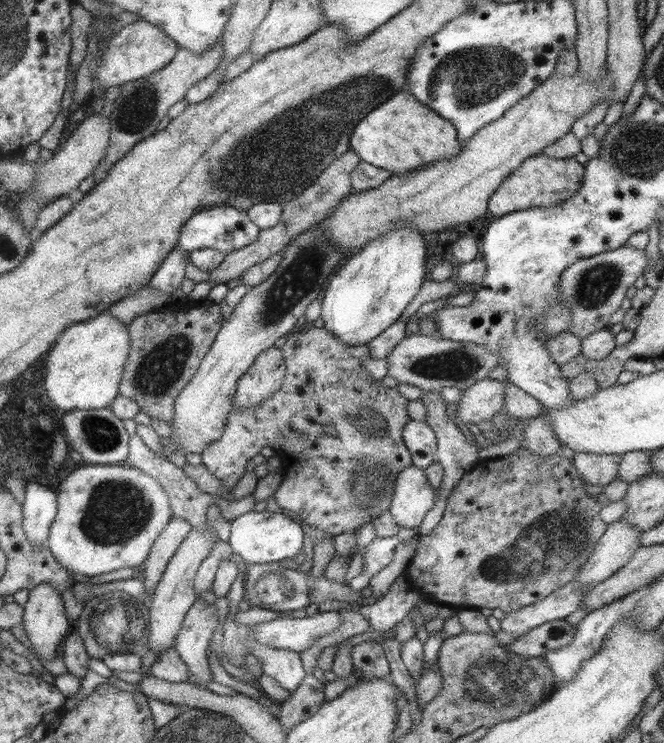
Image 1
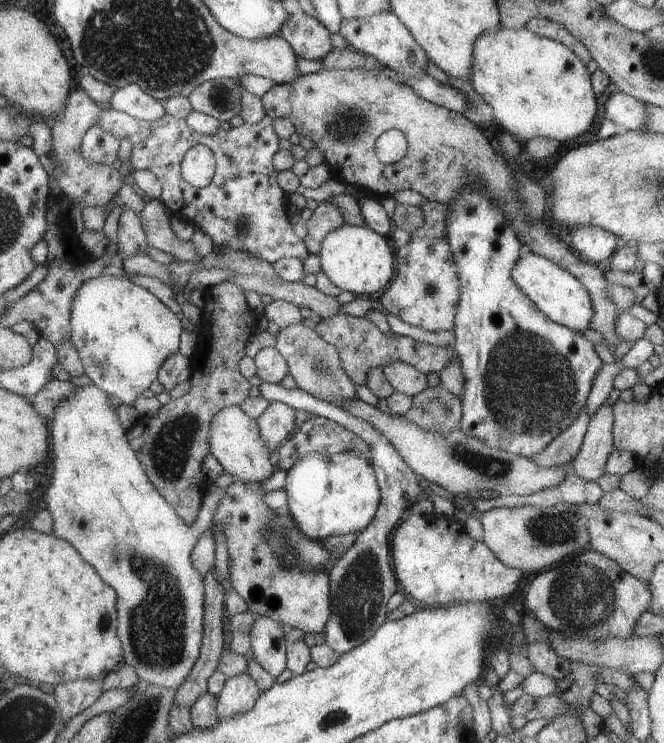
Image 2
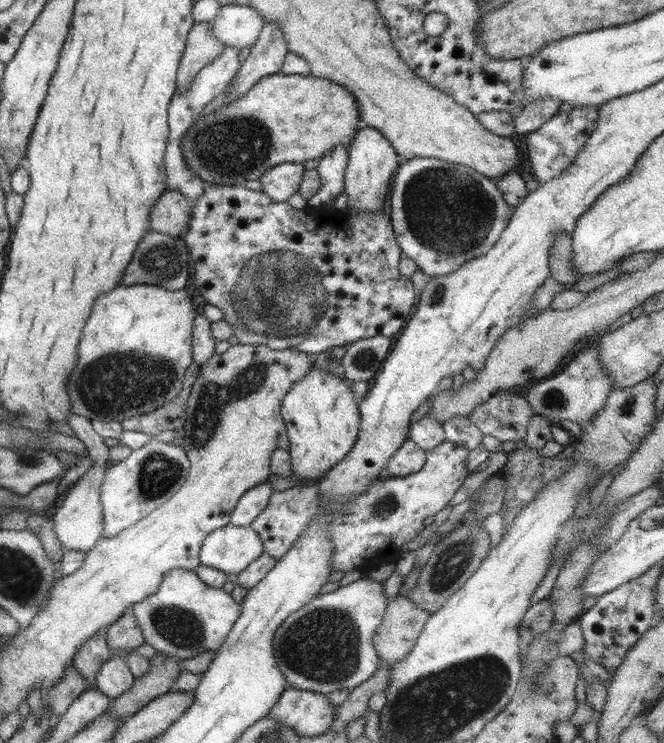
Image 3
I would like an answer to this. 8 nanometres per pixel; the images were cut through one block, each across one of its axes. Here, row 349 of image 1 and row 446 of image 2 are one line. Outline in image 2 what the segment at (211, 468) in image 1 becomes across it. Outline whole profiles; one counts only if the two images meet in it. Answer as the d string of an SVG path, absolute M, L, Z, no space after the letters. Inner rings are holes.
M311 416L303 420L299 426L299 430L293 434L293 437L285 441L282 448L277 450L275 456L276 467L286 471L290 466L293 466L296 459L299 459L307 453L317 453L321 454L321 456L333 456L333 454L339 454L340 452L355 452L355 454L359 454L359 456L363 456L365 460L371 462L371 450L369 450L369 446L365 444L363 439L357 438L356 434L339 426L339 424L332 420Z

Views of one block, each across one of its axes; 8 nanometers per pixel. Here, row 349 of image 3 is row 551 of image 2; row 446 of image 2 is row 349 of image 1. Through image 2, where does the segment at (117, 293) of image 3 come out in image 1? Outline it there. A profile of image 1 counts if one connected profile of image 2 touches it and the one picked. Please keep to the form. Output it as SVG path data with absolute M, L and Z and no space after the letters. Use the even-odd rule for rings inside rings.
M107 310L93 318L66 326L46 358L45 392L51 404L65 413L73 410L100 410L118 396L123 365L128 360L130 340L127 325Z

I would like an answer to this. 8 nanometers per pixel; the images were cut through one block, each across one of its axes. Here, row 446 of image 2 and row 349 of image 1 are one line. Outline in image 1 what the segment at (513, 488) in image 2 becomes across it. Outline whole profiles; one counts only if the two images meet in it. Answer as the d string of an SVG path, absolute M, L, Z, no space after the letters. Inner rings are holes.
M415 333L404 336L385 358L387 375L399 383L412 384L424 392L437 392L444 386L469 388L474 382L489 376L500 365L498 354L483 345L470 342L455 342L444 338Z

